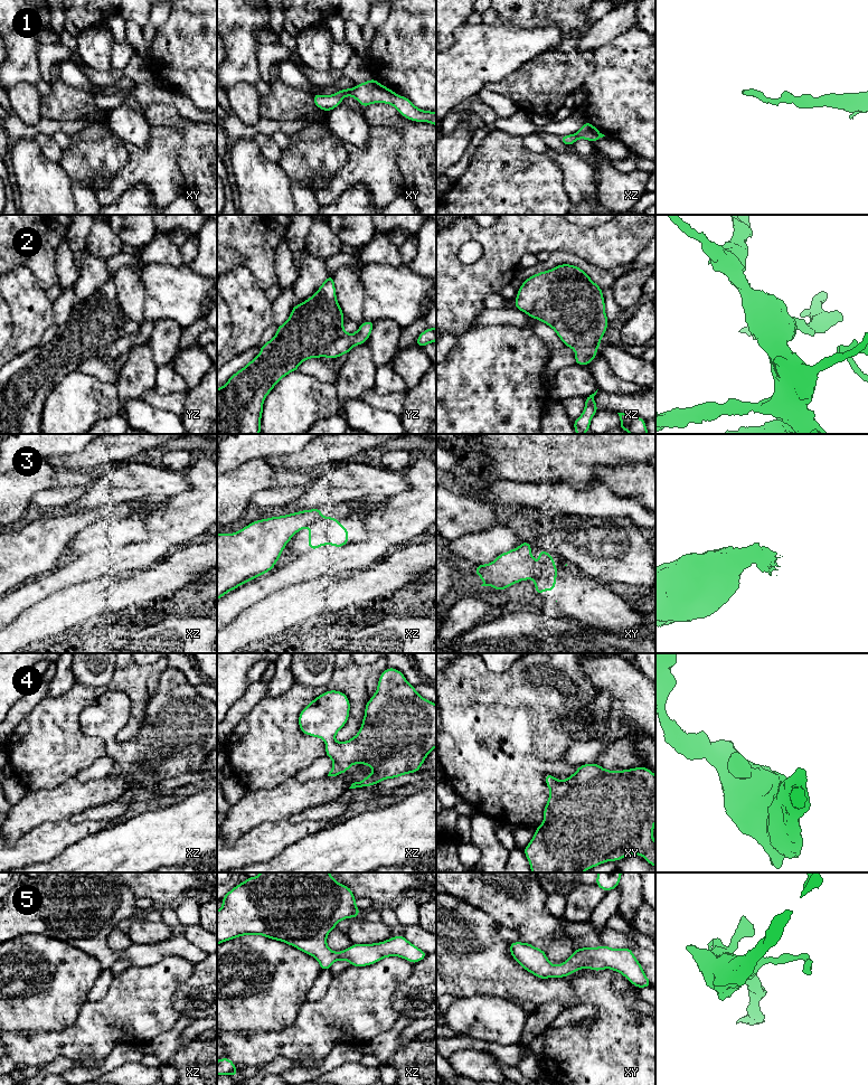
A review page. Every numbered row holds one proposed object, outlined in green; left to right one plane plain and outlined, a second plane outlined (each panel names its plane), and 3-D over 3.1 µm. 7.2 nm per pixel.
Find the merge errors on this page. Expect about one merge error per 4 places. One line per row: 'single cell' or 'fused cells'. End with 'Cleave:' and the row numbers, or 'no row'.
1: single cell
2: single cell
3: fused cells
4: single cell
5: single cell
Cleave: 3

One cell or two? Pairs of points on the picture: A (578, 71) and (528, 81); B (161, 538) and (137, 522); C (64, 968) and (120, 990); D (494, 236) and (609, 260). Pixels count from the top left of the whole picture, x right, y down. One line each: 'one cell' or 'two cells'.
A: one cell
B: two cells
C: two cells
D: one cell

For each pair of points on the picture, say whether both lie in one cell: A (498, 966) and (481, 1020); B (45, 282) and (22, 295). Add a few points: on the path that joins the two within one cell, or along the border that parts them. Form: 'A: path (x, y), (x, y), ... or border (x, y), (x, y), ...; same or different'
A: border (462, 997), (496, 996), (510, 1000); different
B: border (22, 265), (31, 271), (45, 291); different

